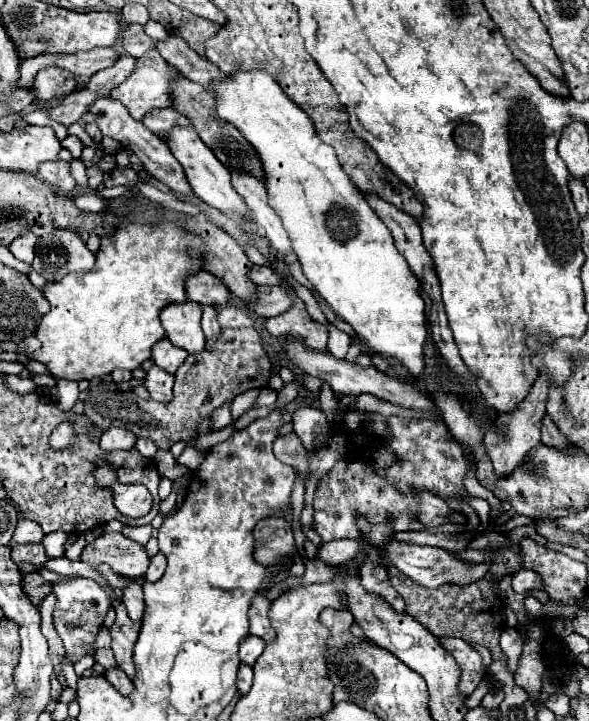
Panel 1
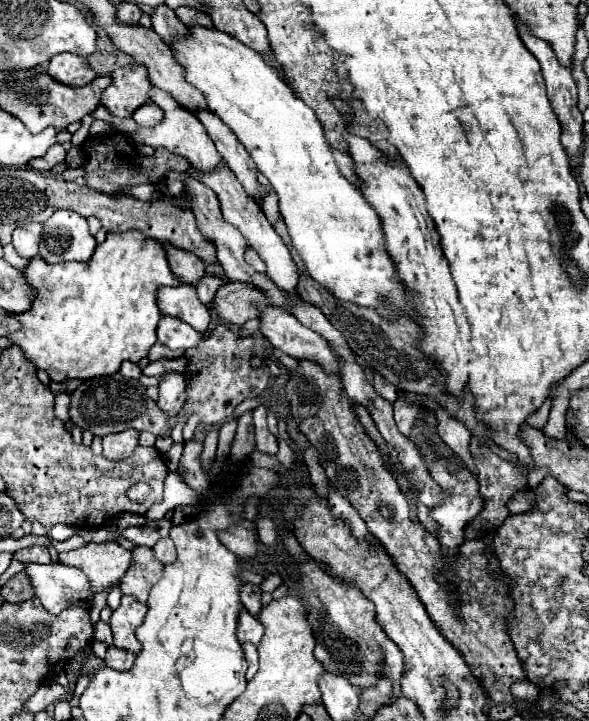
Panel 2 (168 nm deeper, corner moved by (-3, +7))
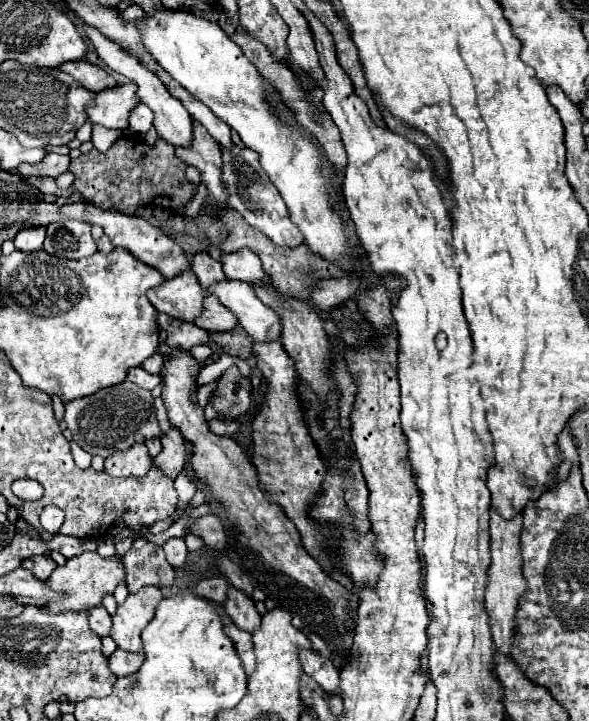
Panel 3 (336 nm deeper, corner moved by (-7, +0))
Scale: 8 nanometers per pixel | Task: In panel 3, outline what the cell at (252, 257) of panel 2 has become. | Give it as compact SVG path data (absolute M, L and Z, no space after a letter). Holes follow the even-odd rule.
M240 249L240 251L224 255L222 267L224 267L224 275L228 275L228 279L258 283L266 277L260 259L256 259L256 253L248 251L248 249Z

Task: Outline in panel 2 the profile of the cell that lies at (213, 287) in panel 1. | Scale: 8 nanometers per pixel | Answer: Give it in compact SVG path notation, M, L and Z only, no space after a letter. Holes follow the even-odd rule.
M162 242L162 244L166 246L166 256L168 256L172 274L176 274L176 278L180 278L180 282L196 284L204 276L206 266L202 264L202 260L198 256L192 256L192 252L184 252L180 248L172 248L172 244L168 244L168 242Z

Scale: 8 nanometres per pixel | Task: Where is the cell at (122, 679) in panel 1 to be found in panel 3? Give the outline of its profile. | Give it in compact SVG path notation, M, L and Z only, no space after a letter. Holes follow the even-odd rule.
M116 649L108 661L110 661L110 671L116 677L126 677L126 675L136 673L142 667L144 653L128 653L128 651Z

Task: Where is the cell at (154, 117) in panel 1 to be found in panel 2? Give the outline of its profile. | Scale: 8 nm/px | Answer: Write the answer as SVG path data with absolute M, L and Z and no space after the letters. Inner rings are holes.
M148 102L148 104L142 104L142 106L132 114L132 118L136 120L138 126L150 128L150 126L156 126L156 124L162 120L162 110L160 110L154 102Z

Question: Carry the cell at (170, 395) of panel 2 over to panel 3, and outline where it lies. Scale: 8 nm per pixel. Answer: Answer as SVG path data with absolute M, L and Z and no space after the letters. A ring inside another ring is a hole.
M170 425L170 431L162 435L162 451L158 453L154 463L160 469L164 469L164 473L170 475L172 479L184 469L186 445L184 445L184 437L180 435L180 429L176 429L174 425Z

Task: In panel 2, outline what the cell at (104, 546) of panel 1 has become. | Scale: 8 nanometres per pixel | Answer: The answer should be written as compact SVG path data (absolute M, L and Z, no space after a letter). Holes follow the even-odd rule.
M90 542L78 550L58 554L58 562L80 568L88 576L92 594L98 594L120 584L122 576L132 564L132 554L118 542Z

